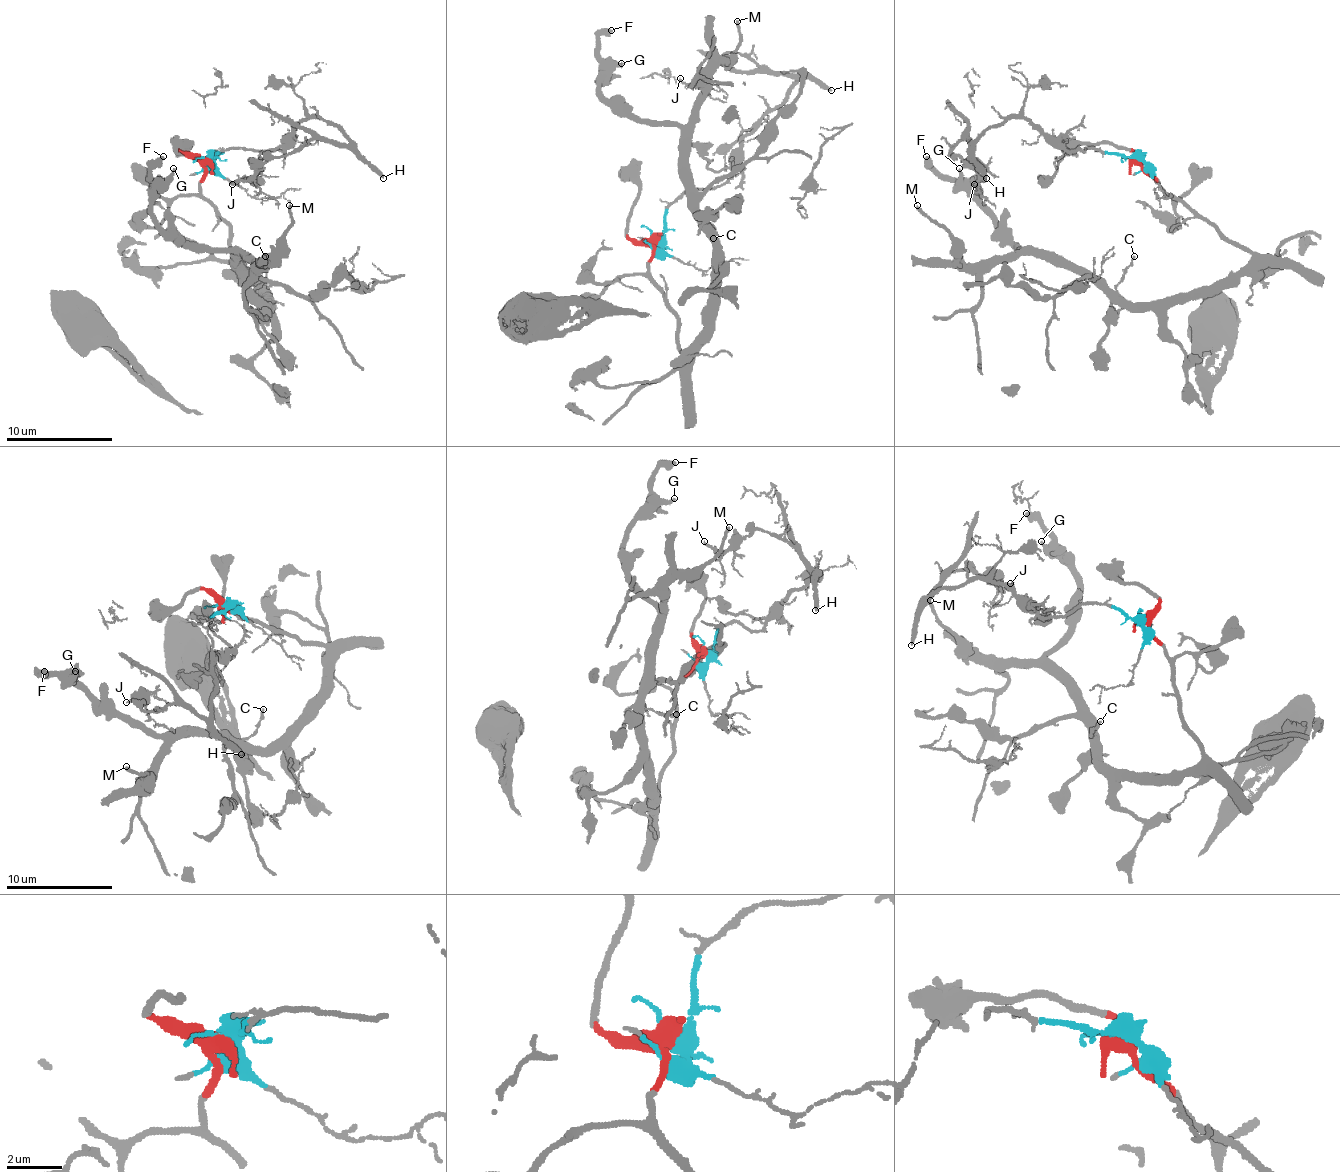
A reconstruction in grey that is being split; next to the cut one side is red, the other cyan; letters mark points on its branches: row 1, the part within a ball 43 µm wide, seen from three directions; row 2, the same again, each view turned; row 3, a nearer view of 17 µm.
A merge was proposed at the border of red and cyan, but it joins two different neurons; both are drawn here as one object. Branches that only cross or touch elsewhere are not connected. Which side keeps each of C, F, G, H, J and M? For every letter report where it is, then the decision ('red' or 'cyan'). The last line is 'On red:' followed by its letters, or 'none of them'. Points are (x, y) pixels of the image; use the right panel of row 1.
C: place (1134, 256); red
F: place (926, 156); red
G: place (959, 168); red
H: place (986, 178); cyan
J: place (974, 184); cyan
M: place (917, 205); red
On red: C, F, G, M

